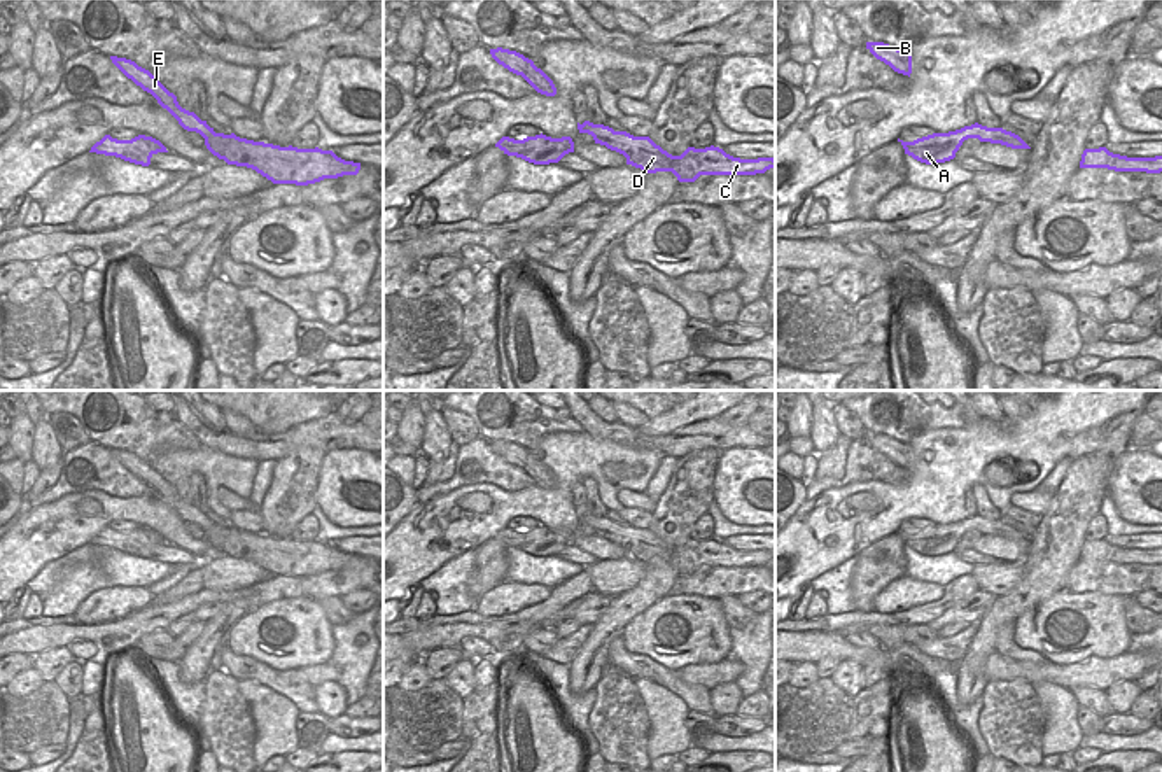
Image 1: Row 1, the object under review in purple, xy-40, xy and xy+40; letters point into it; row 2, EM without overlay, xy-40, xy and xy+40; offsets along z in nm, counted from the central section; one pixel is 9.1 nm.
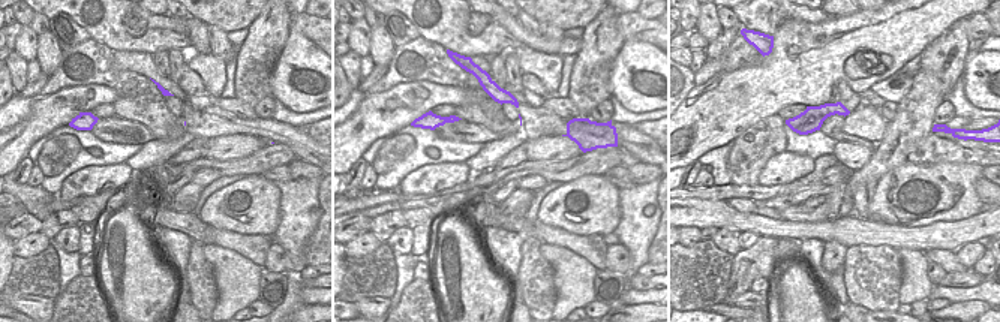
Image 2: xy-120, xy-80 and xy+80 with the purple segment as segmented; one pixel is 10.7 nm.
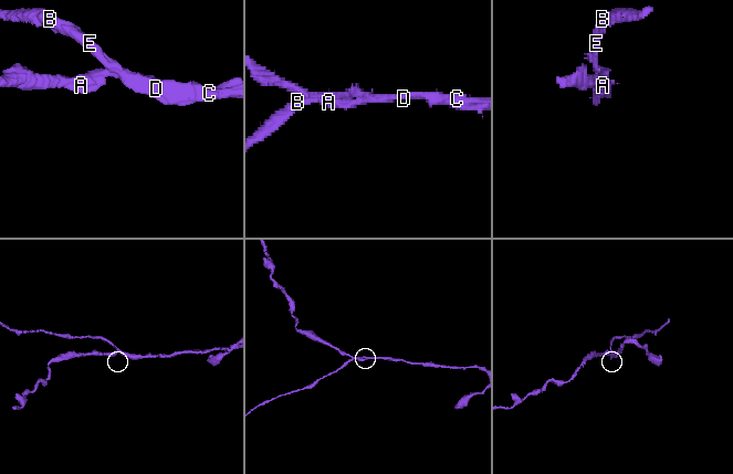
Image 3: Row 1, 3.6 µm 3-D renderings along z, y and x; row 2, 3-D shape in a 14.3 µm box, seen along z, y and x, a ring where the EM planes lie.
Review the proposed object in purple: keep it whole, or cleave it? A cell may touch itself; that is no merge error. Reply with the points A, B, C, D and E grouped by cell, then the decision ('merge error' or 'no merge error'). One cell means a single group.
groups A C D / B E; merge error

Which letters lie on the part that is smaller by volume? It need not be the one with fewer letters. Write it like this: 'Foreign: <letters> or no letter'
Foreign: B, E

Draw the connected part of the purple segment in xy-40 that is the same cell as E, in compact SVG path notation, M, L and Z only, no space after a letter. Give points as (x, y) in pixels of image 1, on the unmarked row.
M110 448L110 452L128 471L131 471L144 483L150 485L184 522L196 523L203 530L214 525L206 513L201 513L194 504L182 501L177 494L177 488L170 485L149 462L126 450Z

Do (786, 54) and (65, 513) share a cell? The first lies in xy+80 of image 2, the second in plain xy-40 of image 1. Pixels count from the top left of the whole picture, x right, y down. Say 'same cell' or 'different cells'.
same cell

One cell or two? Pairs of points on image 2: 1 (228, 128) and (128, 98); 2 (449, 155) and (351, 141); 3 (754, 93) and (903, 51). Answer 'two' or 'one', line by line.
1: two
2: two
3: one

